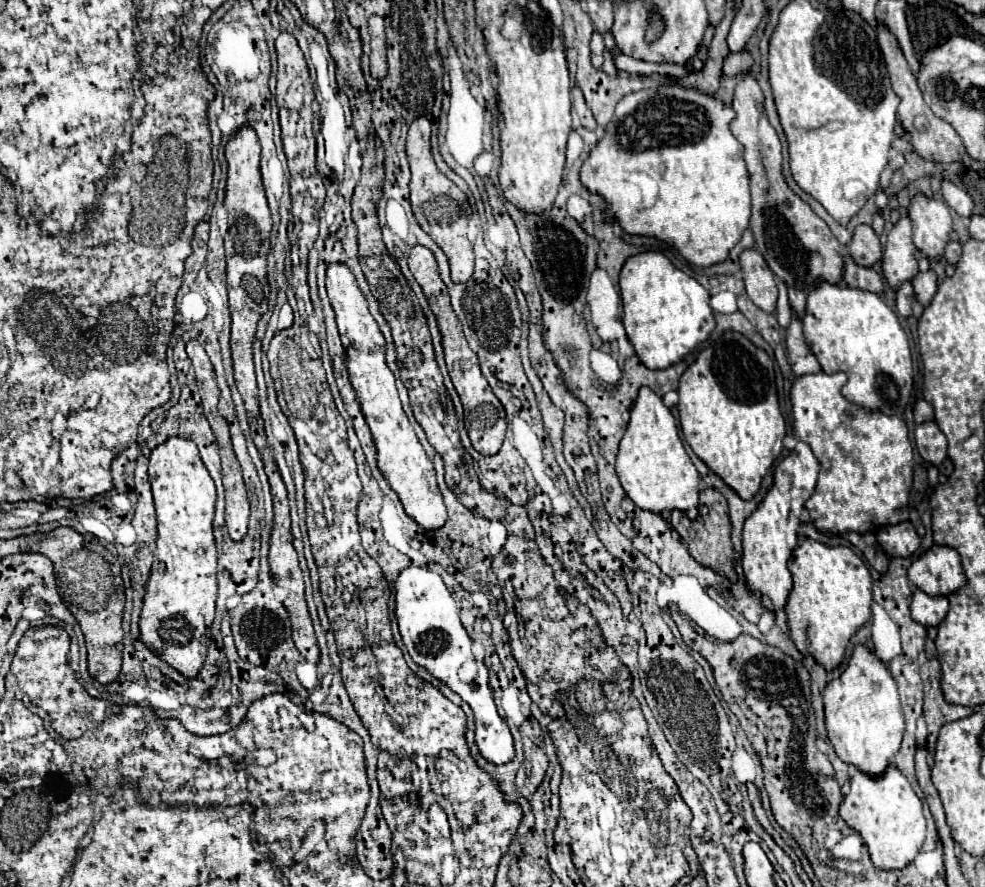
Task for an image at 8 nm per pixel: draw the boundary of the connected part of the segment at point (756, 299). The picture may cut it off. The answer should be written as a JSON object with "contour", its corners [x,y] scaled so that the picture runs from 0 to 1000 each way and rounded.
{"contour":[[[754,282],[750,289],[752,307],[758,325],[758,334],[766,345],[785,354],[789,347],[789,320],[787,309],[769,282]]]}

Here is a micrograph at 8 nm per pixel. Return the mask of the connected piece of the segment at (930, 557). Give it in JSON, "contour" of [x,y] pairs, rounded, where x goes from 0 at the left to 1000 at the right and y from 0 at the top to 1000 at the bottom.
{"contour":[[[947,613],[923,638],[923,654],[937,667],[963,672],[980,658],[980,647],[970,618]]]}

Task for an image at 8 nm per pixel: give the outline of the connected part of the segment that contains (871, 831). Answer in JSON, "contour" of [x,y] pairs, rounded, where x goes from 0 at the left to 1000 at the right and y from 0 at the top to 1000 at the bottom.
{"contour":[[[903,861],[894,875],[882,875],[870,868],[864,877],[864,891],[852,909],[852,920],[876,943],[886,974],[896,981],[919,979],[927,972],[939,947],[937,906],[909,861]]]}

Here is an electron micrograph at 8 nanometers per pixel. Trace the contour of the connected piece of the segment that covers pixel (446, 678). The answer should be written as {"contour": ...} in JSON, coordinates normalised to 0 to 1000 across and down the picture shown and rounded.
{"contour":[[[415,638],[403,652],[403,701],[409,717],[409,726],[417,737],[419,746],[434,753],[442,764],[452,769],[460,780],[464,780],[482,805],[482,837],[492,857],[501,861],[515,861],[523,855],[521,830],[515,814],[505,805],[501,791],[501,778],[496,776],[496,755],[492,749],[484,746],[478,735],[478,719],[470,708],[466,692],[462,688],[462,676],[458,674],[448,649],[436,640]]]}

